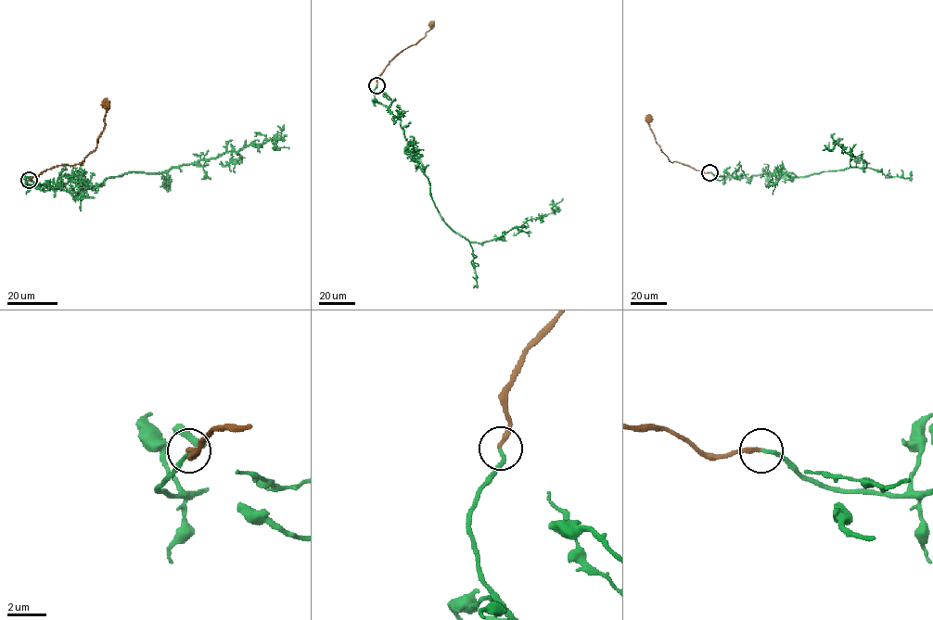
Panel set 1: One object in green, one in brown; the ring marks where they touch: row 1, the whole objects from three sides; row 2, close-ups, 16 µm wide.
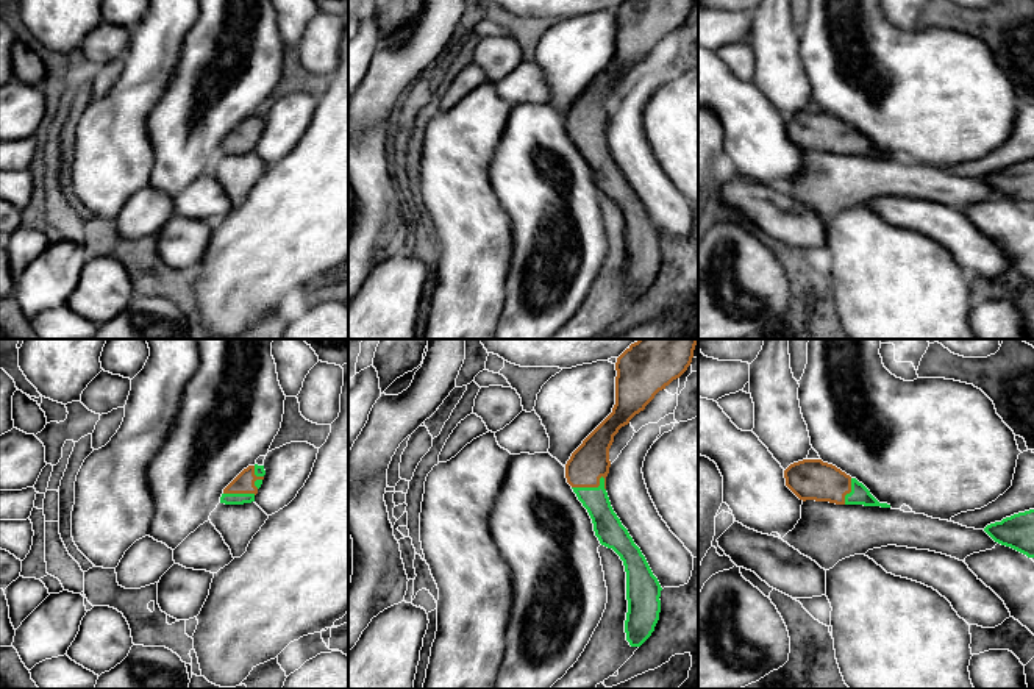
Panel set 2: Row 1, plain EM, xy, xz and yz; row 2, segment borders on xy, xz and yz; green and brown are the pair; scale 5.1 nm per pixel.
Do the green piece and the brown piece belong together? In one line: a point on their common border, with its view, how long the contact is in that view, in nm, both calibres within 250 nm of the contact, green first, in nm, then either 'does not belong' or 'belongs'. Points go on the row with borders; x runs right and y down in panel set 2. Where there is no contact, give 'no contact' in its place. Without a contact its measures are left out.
contact xz (591, 488); length 180 nm; calibres 150 and 190 nm; belongs

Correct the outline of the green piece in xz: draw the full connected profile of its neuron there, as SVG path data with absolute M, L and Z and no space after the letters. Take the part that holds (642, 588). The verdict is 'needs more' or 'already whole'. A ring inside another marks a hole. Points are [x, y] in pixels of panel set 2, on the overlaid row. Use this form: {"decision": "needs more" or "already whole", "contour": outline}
{"decision": "needs more", "contour": "M639 339L615 362L612 412L583 441L565 464L565 478L587 509L600 544L612 548L626 572L626 641L640 647L661 612L661 584L640 548L614 512L608 492L609 448L619 430L645 409L654 395L679 378L692 362L698 339Z"}

